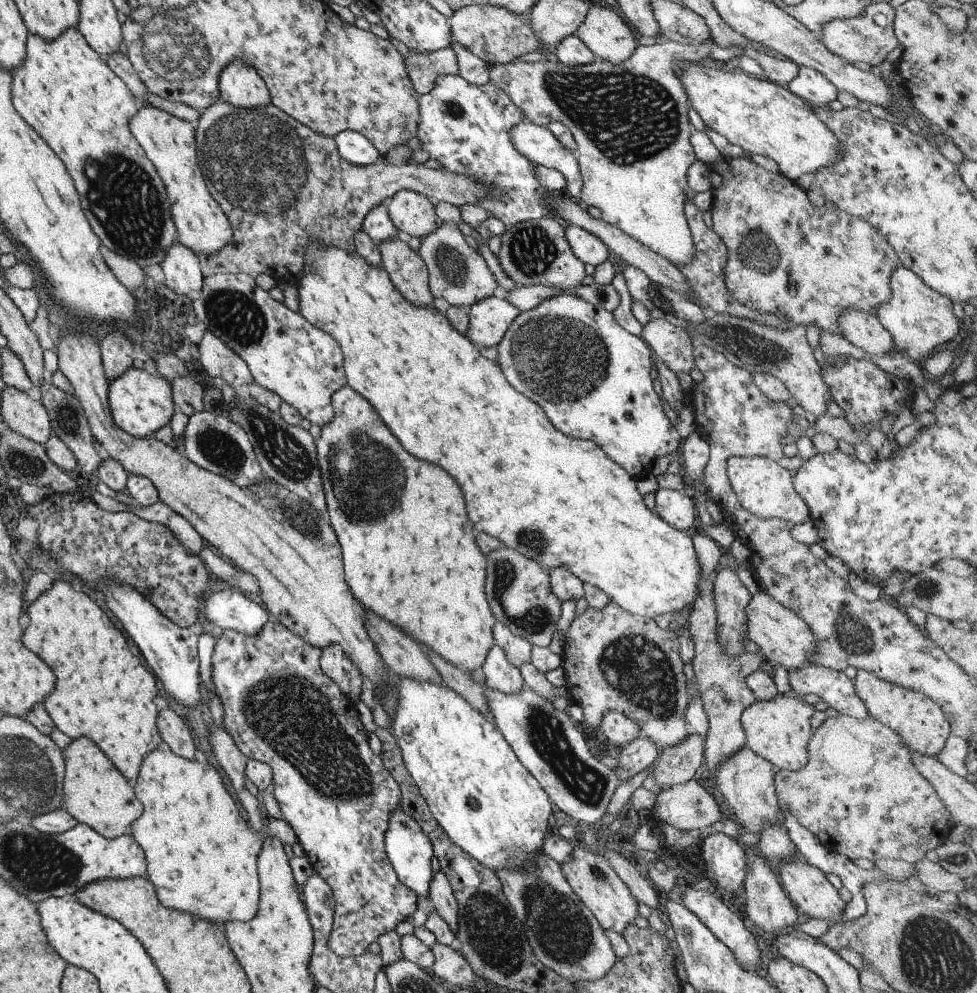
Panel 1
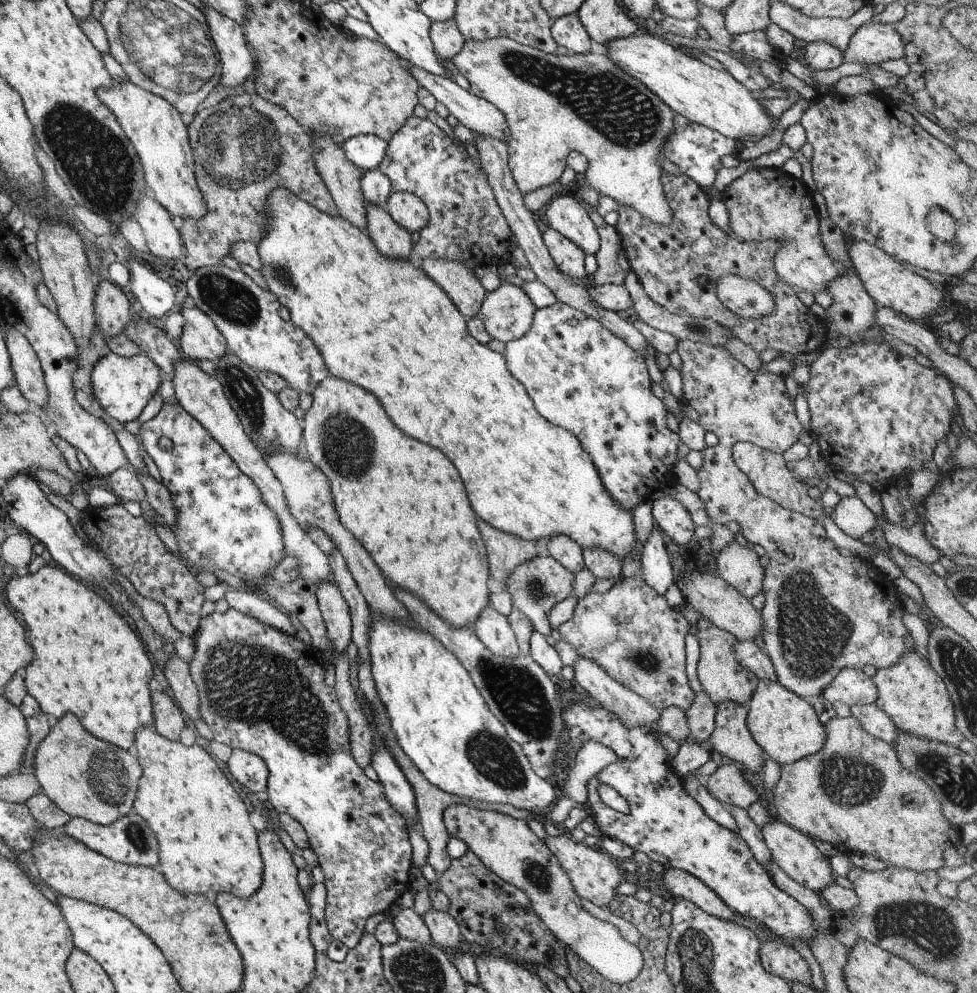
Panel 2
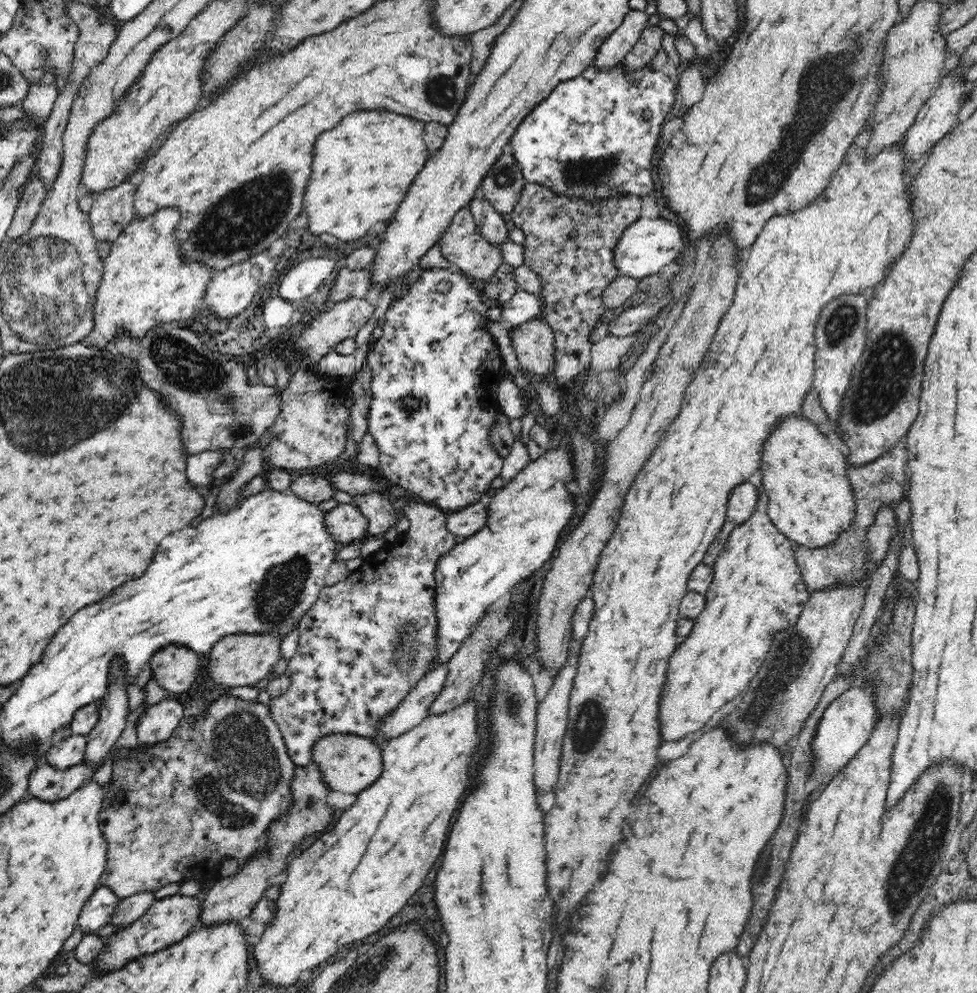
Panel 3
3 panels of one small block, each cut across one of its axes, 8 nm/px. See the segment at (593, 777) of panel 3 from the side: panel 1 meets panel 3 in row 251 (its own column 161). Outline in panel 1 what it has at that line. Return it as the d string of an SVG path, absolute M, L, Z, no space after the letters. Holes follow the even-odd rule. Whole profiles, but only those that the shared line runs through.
M156 747L155 750L151 750L145 754L138 774L133 783L133 790L135 798L141 802L142 813L137 820L131 822L129 828L129 834L132 835L133 840L141 847L146 860L146 873L147 878L152 882L154 890L156 892L157 900L161 906L169 908L171 910L181 910L181 912L189 912L189 914L195 914L199 918L205 918L209 922L215 922L217 924L223 924L229 921L247 922L257 912L258 907L258 876L256 873L256 858L259 854L263 840L267 836L271 838L278 838L282 845L289 844L290 846L296 841L296 836L291 827L283 820L275 820L274 818L268 818L269 823L267 826L263 826L262 832L253 832L248 826L248 823L239 816L237 808L231 798L231 796L225 790L225 786L221 781L221 778L217 771L207 763L199 763L194 758L183 758L173 754L171 750L166 747Z

